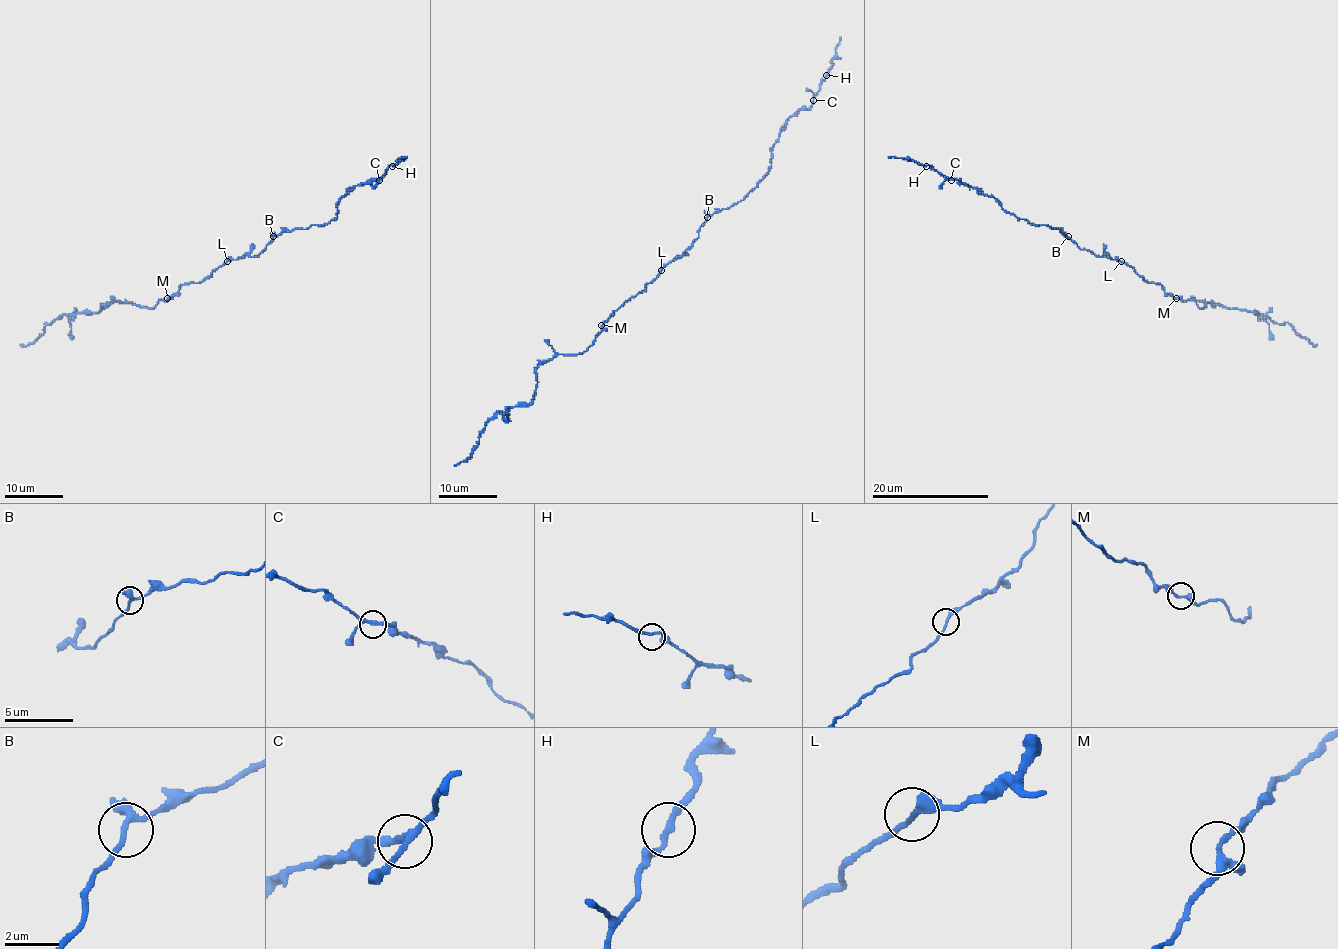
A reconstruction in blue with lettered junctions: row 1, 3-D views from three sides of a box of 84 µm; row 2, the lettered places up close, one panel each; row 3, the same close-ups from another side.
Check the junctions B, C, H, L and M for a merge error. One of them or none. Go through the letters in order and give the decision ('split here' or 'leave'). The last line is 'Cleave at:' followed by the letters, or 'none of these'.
B: leave
C: leave
H: leave
L: leave
M: leave
Cleave at: none of these

